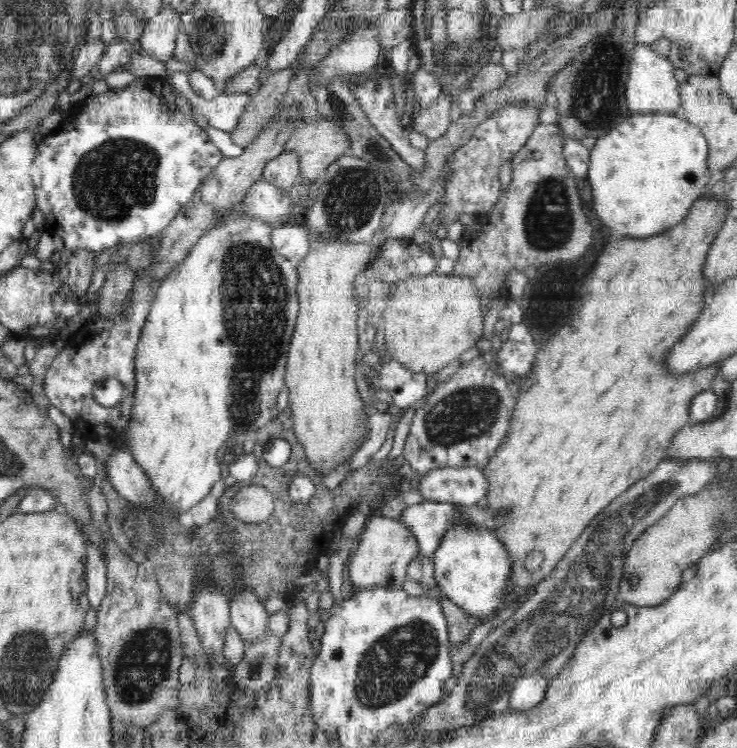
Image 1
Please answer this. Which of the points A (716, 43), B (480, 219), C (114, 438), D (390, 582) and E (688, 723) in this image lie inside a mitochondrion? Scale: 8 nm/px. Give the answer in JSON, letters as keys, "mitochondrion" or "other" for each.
{"A":"other","B":"other","C":"other","D":"other","E":"other"}

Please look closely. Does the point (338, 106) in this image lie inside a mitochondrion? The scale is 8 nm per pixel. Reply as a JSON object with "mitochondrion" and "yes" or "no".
{"mitochondrion":"yes"}

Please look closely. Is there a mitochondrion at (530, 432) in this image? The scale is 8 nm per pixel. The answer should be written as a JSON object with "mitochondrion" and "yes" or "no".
{"mitochondrion":"no"}

